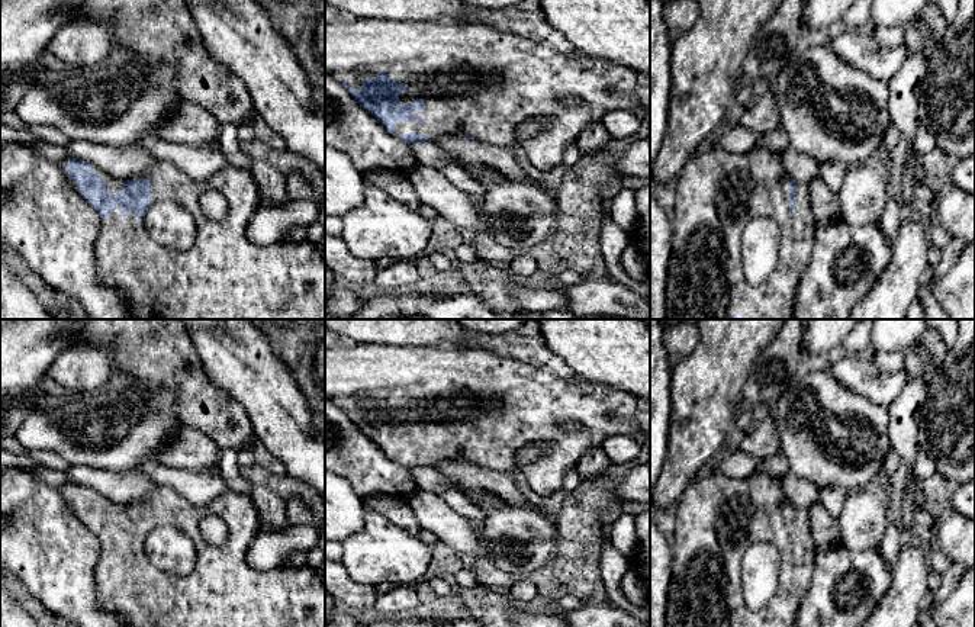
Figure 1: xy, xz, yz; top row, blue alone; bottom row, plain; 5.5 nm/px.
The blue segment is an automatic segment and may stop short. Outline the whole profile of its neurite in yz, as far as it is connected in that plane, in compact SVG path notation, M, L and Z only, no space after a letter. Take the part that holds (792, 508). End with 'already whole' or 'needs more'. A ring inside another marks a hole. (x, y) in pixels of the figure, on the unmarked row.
M718 469L694 479L679 498L670 517L672 575L667 592L665 627L794 627L799 604L807 594L815 567L815 541L807 509L795 508L781 480L756 470L744 479L728 478ZM754 543L775 546L781 556L778 589L763 610L747 607L741 588L741 559Z; needs more

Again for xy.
M74 482L59 492L100 541L96 565L100 607L119 615L128 627L325 627L325 583L318 570L306 563L270 570L247 563L247 550L261 525L251 496L228 491L206 505L193 505L171 486L155 485L138 504L122 505ZM206 515L225 521L228 540L222 546L203 538L199 522ZM164 525L181 530L194 543L196 565L187 576L167 573L147 556L148 534Z; needs more

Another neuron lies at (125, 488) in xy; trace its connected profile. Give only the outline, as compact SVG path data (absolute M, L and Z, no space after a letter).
M71 466L65 472L71 482L97 491L122 505L138 504L157 485L139 472L109 472L89 466Z

